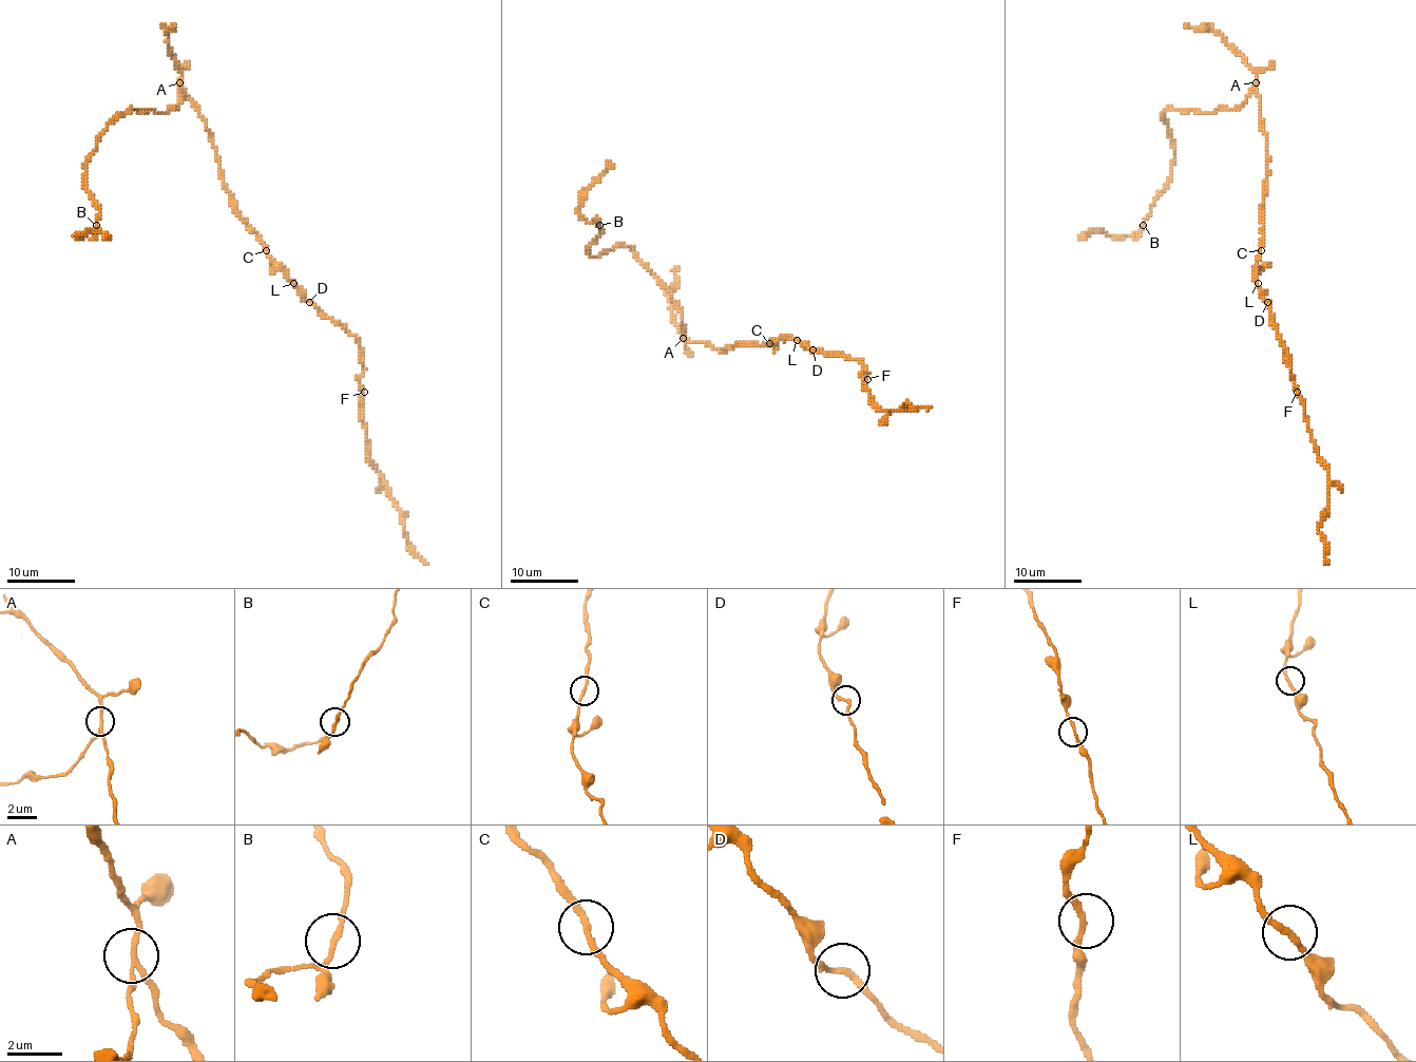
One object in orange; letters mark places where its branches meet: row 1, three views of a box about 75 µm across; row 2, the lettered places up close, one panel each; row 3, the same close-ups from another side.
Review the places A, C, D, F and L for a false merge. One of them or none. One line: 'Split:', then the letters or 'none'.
Split: A

